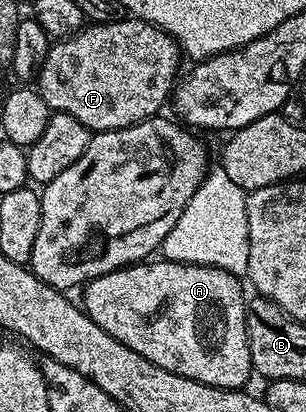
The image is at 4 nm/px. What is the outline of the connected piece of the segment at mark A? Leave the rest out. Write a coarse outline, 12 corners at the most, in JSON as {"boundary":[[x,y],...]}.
{"boundary":[[145,260],[82,309],[138,356],[219,390],[254,378],[241,279]]}

